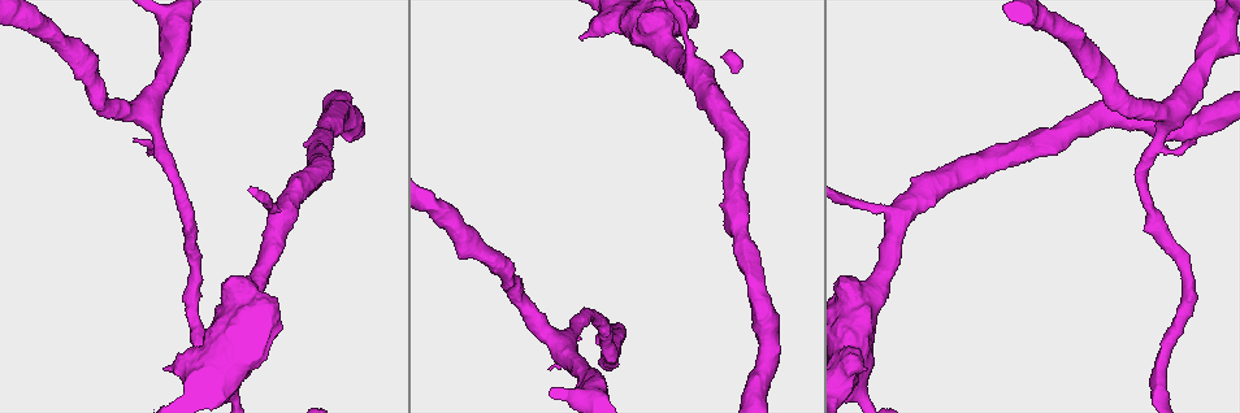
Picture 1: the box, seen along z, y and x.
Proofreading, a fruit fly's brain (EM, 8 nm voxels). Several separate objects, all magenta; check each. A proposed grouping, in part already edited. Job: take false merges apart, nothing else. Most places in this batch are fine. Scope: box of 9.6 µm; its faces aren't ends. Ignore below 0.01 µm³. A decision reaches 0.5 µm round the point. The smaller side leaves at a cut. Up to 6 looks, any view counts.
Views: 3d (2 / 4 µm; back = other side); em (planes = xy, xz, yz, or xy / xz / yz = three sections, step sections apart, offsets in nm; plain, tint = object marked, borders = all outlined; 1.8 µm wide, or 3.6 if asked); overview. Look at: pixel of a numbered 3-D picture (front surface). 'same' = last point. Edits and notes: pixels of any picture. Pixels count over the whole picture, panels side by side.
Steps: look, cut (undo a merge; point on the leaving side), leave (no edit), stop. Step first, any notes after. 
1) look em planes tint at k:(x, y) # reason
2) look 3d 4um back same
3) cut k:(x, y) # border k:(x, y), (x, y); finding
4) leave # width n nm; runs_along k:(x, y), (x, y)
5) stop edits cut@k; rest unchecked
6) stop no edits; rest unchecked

look em planes borders at 1:(267, 327) # sudden change in width

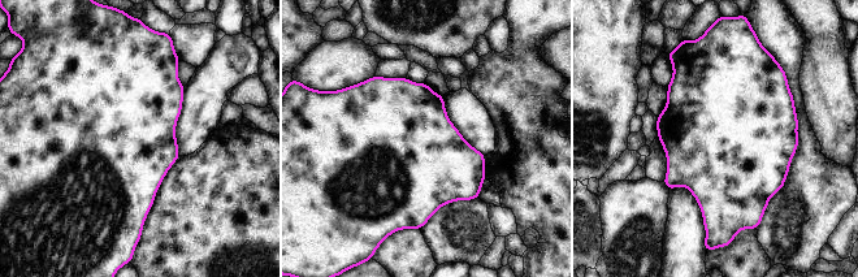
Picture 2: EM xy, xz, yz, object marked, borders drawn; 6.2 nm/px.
leave # one cell here

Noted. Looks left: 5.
look 3d 4um at 1:(272, 213) # small branch off a trunk

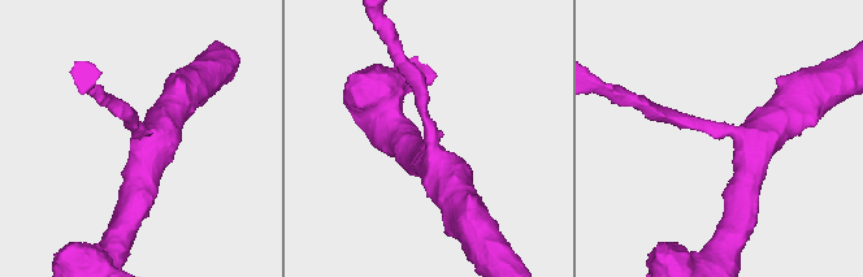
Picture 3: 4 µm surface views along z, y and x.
look em 3.6um xz step 16 tint at 3:(435, 155) # arms 3; arm_widths 190, 420, 500 nm; shape alone is not enough

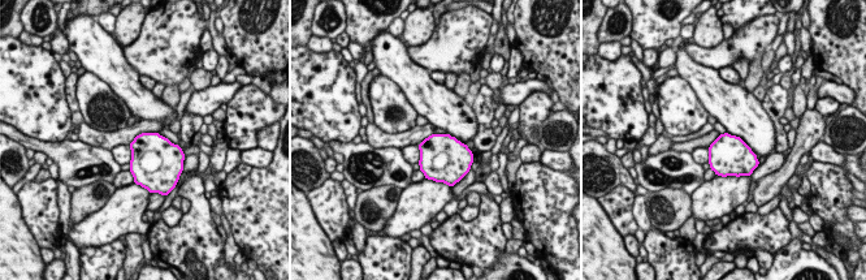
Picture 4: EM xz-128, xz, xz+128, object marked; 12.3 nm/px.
look em 3.6um planes tint same

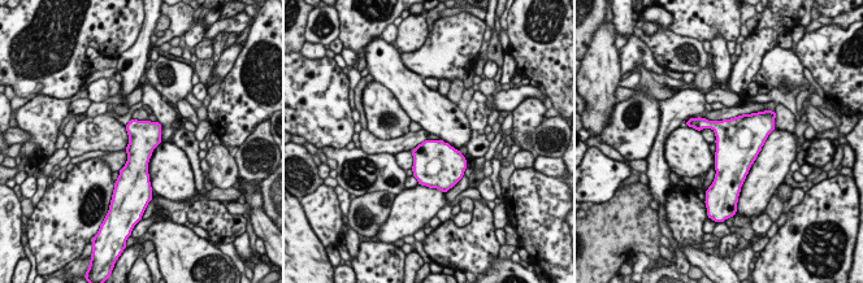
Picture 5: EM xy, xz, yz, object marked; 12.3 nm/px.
leave # all the same cell

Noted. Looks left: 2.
look 3d 4um at 1:(856, 367) # closes a loop

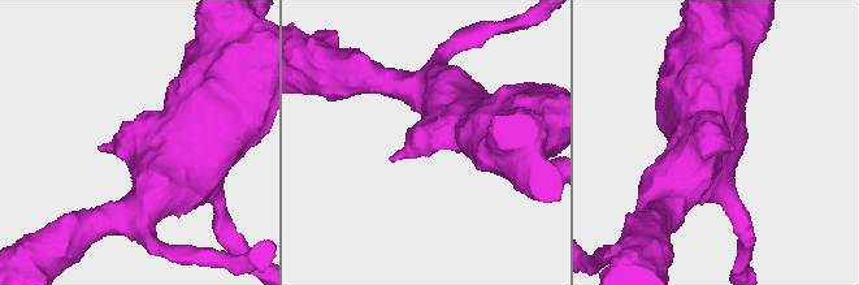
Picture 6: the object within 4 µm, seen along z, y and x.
look em planes tint at 6:(715, 144)

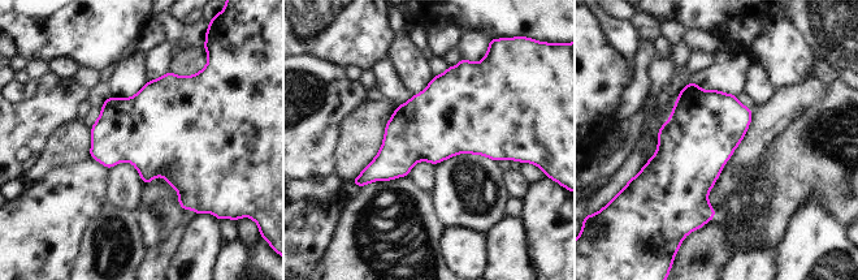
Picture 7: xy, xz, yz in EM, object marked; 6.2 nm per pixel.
leave # continuous, no second cell

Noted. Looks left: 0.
stop no edits; rest unchecked

